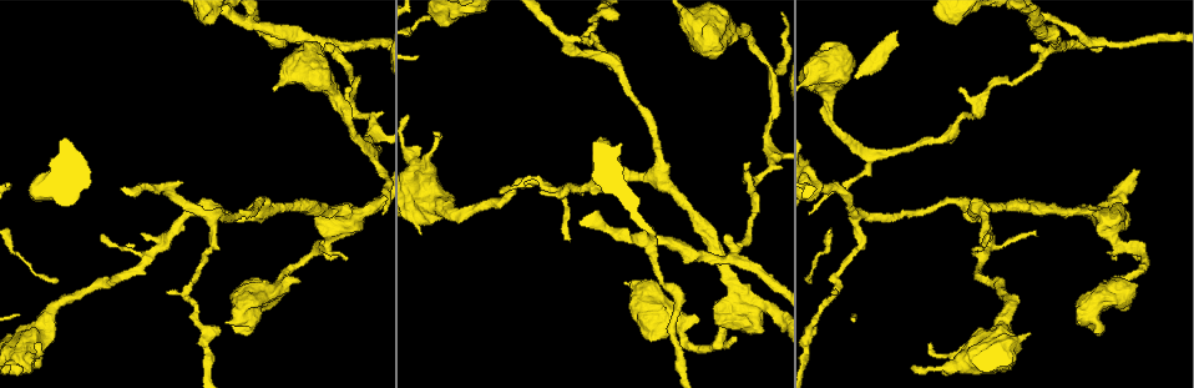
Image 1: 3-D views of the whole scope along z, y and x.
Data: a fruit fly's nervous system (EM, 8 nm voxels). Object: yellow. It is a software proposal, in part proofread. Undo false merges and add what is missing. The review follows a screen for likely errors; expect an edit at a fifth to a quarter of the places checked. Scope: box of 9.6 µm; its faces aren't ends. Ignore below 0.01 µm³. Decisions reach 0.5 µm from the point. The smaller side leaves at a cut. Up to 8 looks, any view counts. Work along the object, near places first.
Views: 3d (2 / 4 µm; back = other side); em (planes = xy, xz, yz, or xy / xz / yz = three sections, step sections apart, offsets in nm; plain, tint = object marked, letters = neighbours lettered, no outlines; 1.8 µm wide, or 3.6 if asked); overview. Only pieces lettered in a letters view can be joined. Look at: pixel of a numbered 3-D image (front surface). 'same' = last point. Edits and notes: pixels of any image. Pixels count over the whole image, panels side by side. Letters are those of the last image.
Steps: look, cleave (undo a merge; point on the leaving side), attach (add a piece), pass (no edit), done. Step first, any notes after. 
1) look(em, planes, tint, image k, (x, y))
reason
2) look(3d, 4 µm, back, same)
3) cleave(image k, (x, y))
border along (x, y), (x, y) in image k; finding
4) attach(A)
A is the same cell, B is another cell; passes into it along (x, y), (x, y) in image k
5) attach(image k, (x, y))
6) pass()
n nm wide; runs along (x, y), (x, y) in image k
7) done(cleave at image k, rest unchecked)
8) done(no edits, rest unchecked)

look(3d, 4 µm, image 1, (187, 294))
abrupt turn

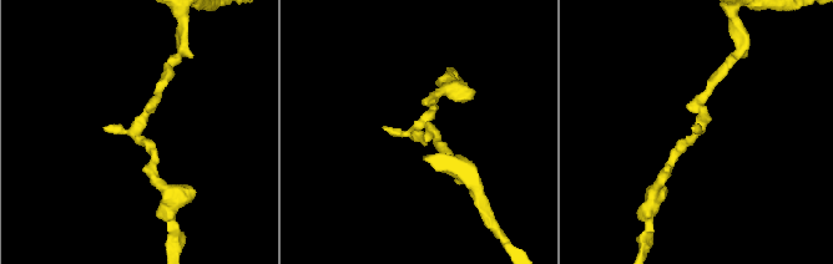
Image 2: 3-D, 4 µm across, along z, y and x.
look(em, 3.6 µm, planes, tint, image 2, (698, 129))

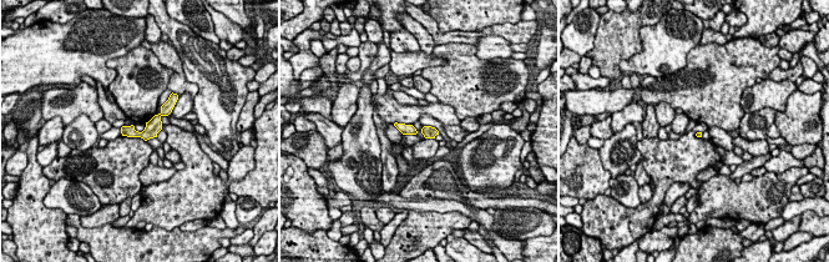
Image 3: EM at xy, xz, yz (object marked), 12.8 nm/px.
look(em, 3.6 µm, planes, letters, same)

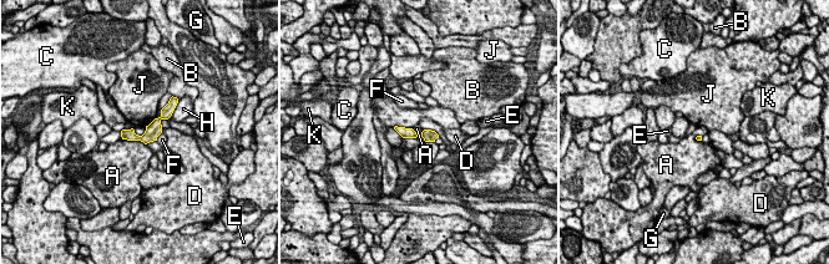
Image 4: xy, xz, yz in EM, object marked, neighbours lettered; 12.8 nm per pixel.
pass()
A, B, C, D, E, F, G, H, J and K are other cells; runs along (167, 112), (145, 137), (125, 136) in image 4; all the same neuron

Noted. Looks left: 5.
look(em, xz, step 16, tint, image 1, (1039, 22))
four-way junction

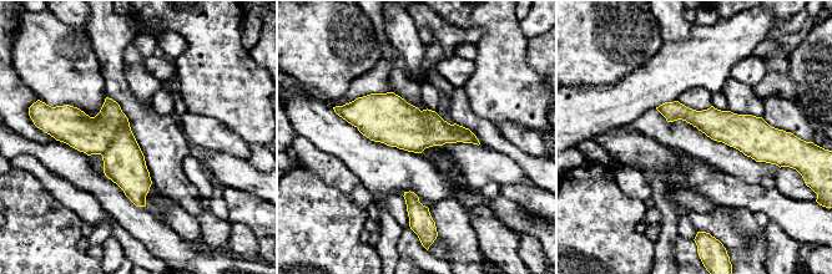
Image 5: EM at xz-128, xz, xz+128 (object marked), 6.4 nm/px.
look(em, planes, letters, same)
cut it another way

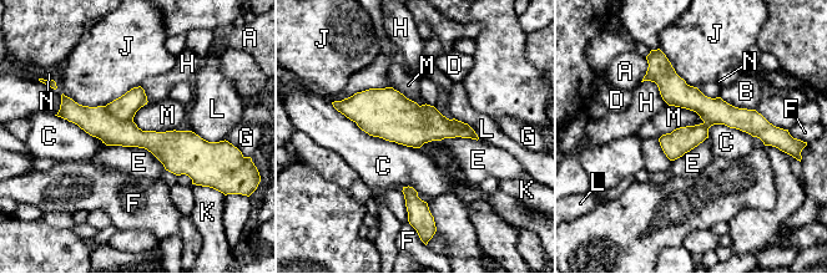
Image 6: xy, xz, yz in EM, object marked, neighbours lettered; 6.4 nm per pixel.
pass()
A, B, C, D, E, F, G, H, J, K, L, M and N are other cells; border along (704, 121), (676, 127), (659, 138) in image 6; continuous, no second neuron

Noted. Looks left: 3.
look(em, planes, tint, image 1, (766, 145))
abrupt turn

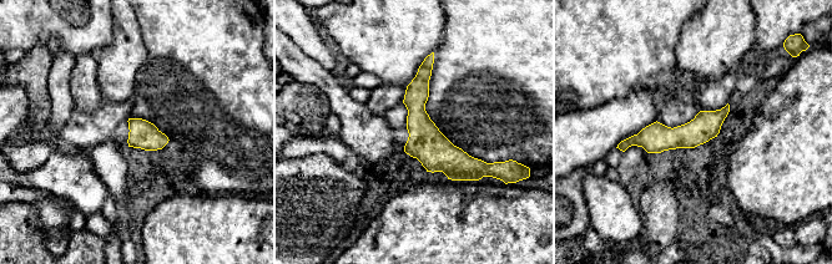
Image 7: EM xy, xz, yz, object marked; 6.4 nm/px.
look(em, planes, letters, same)

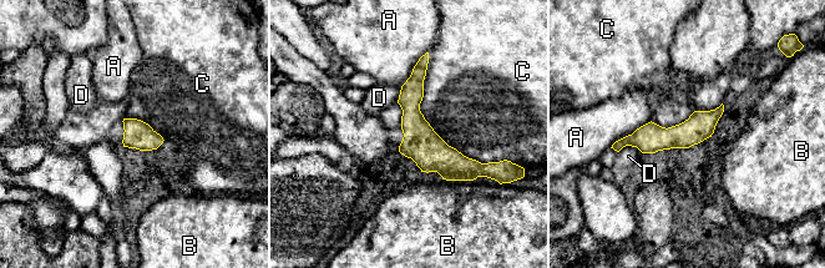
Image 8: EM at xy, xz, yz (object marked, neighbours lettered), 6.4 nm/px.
pass()
A, B, C and D are other cells; border along (428, 52), (420, 112), (490, 162) in image 8; continuous, no second neuron

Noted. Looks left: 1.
done(no edits, rest unchecked)

